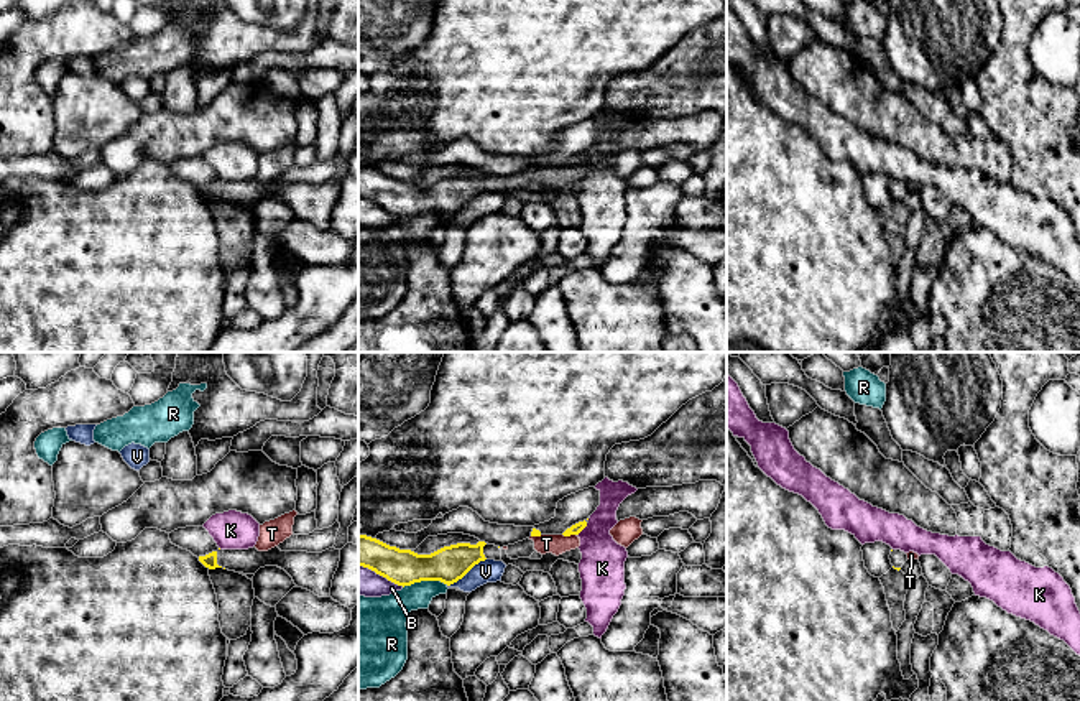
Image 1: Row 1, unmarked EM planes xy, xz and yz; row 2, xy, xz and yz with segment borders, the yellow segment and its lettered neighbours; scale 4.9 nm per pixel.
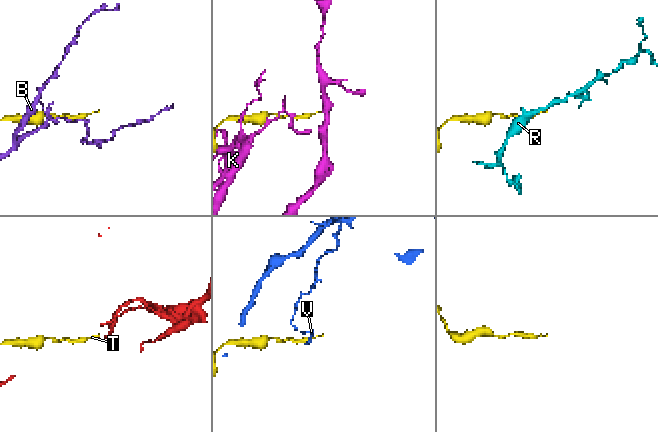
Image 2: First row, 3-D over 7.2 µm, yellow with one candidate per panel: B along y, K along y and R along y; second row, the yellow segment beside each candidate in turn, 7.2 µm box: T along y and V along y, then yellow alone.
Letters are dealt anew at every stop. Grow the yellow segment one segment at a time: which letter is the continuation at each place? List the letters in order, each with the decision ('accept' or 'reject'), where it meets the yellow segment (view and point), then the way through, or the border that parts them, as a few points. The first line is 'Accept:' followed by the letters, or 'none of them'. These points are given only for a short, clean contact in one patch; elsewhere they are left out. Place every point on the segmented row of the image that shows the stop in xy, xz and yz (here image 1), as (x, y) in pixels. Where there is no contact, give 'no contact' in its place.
Accept: none of them
B: reject; meets yellow in xz at (382, 575)
K: reject; meets yellow in xz at (582, 529)
R: reject; meets yellow in xz at (424, 580); border along xz (447, 584), (415, 581), (403, 588)
T: reject; meets yellow in xz at (569, 535)
V: reject; meets yellow in xz at (467, 571); border along xz (485, 558), (449, 586)

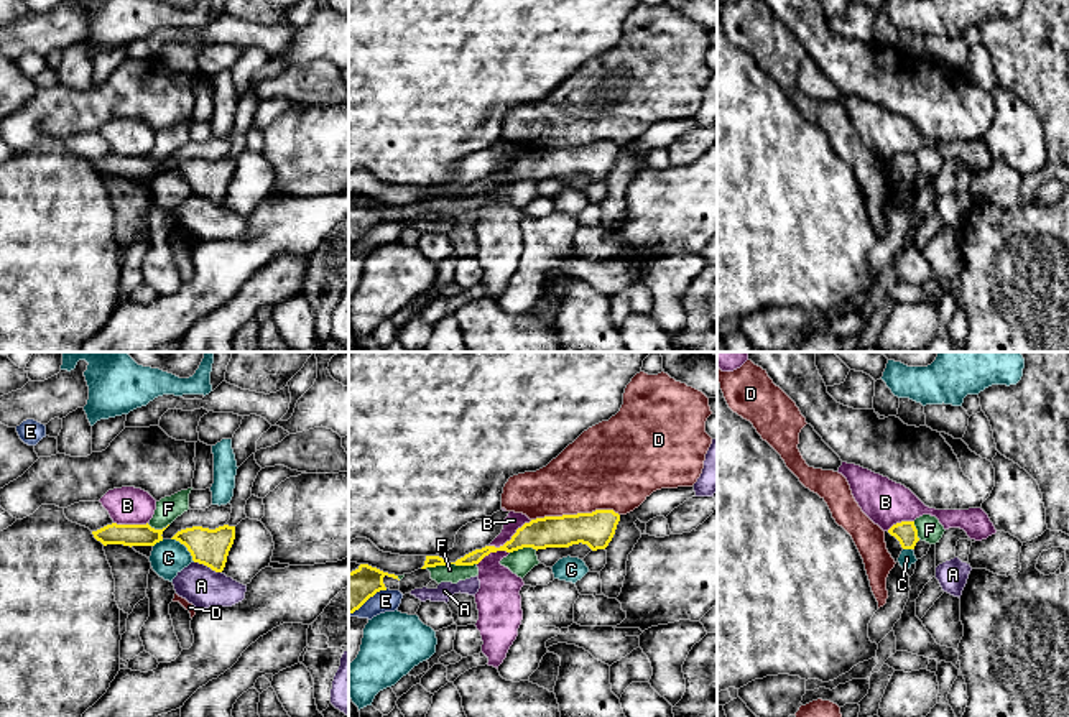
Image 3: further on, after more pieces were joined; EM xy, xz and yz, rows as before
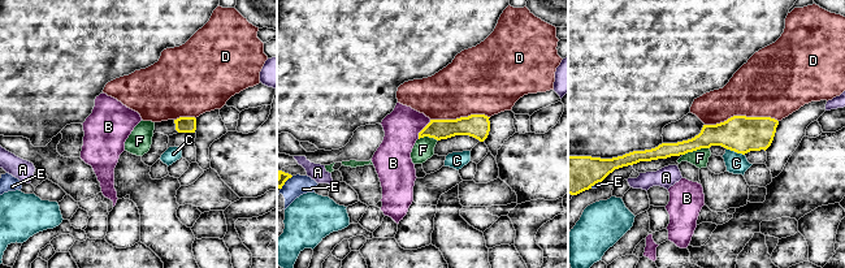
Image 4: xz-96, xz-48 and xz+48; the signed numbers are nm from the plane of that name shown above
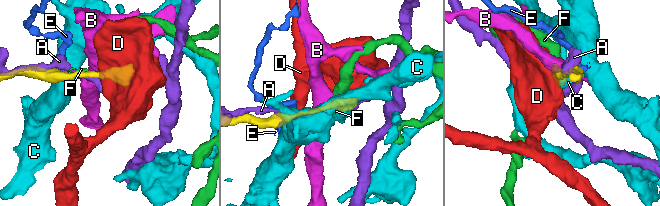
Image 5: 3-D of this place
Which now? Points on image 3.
Accept: none of them
A: reject; meets yellow in xy at (208, 566)
B: reject; meets yellow in xz at (507, 541); border along xz (532, 520), (525, 522), (509, 540), (477, 564)
C: reject; meets yellow in xy at (186, 546); border along xy (171, 538), (178, 540), (194, 561)
D: reject; meets yellow in xz at (574, 515)
E: reject; meets yellow in xz at (367, 599); border along xz (387, 589), (377, 591), (349, 614)
F: reject; meets yellow in xz at (449, 563); border along xz (476, 563), (425, 568)

